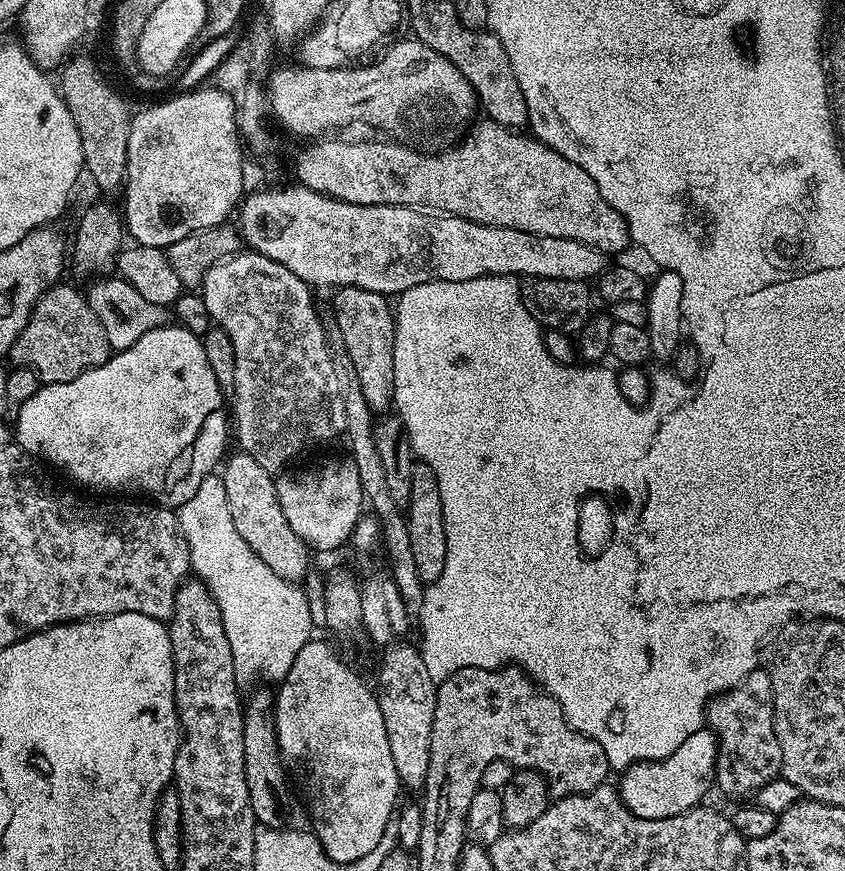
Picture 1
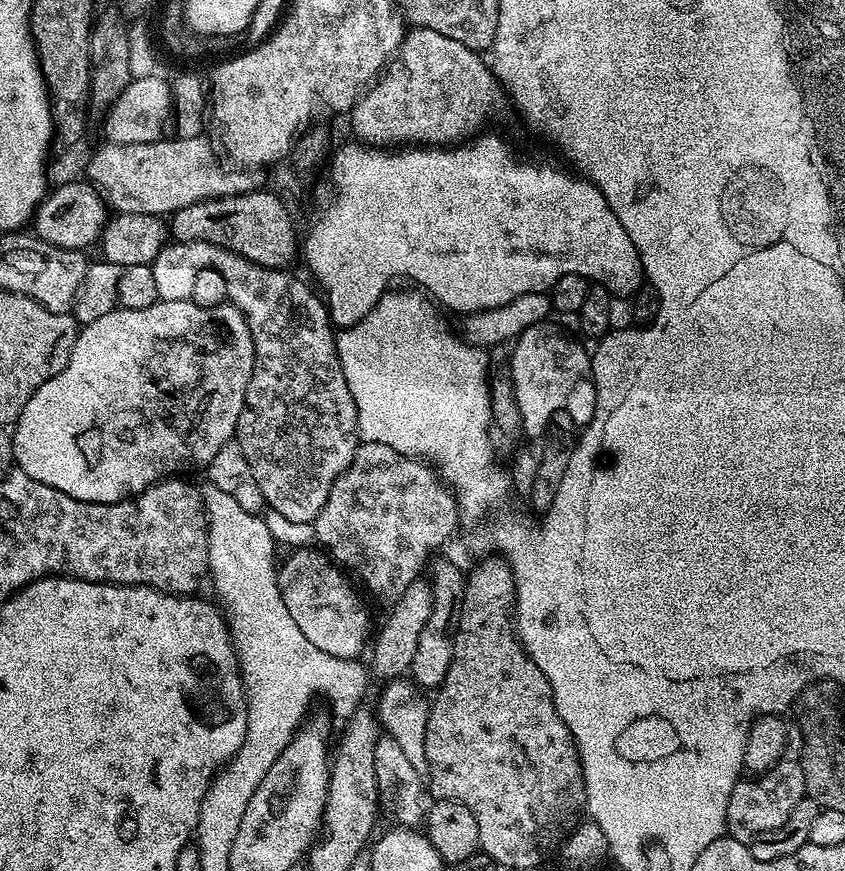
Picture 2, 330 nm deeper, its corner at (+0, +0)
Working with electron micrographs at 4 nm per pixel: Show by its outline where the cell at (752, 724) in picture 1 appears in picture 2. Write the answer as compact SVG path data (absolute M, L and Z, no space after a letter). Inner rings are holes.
M792 726L788 730L788 745L780 757L774 760L773 768L761 774L757 780L741 778L737 780L734 790L730 790L730 802L726 804L727 835L733 840L750 842L762 830L770 830L773 826L782 826L790 815L790 810L798 806L805 796L804 775L800 761L802 734L799 727Z

